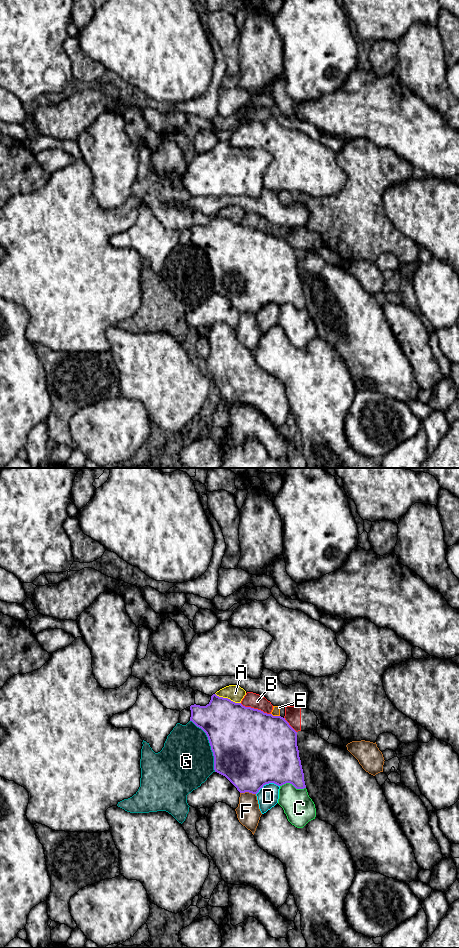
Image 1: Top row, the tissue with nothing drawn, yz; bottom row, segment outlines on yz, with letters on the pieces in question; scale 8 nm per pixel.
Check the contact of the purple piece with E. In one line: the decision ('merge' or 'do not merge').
do not merge

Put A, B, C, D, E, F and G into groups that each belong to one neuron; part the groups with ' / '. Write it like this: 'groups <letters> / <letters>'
groups A / B E G / C / D / F

